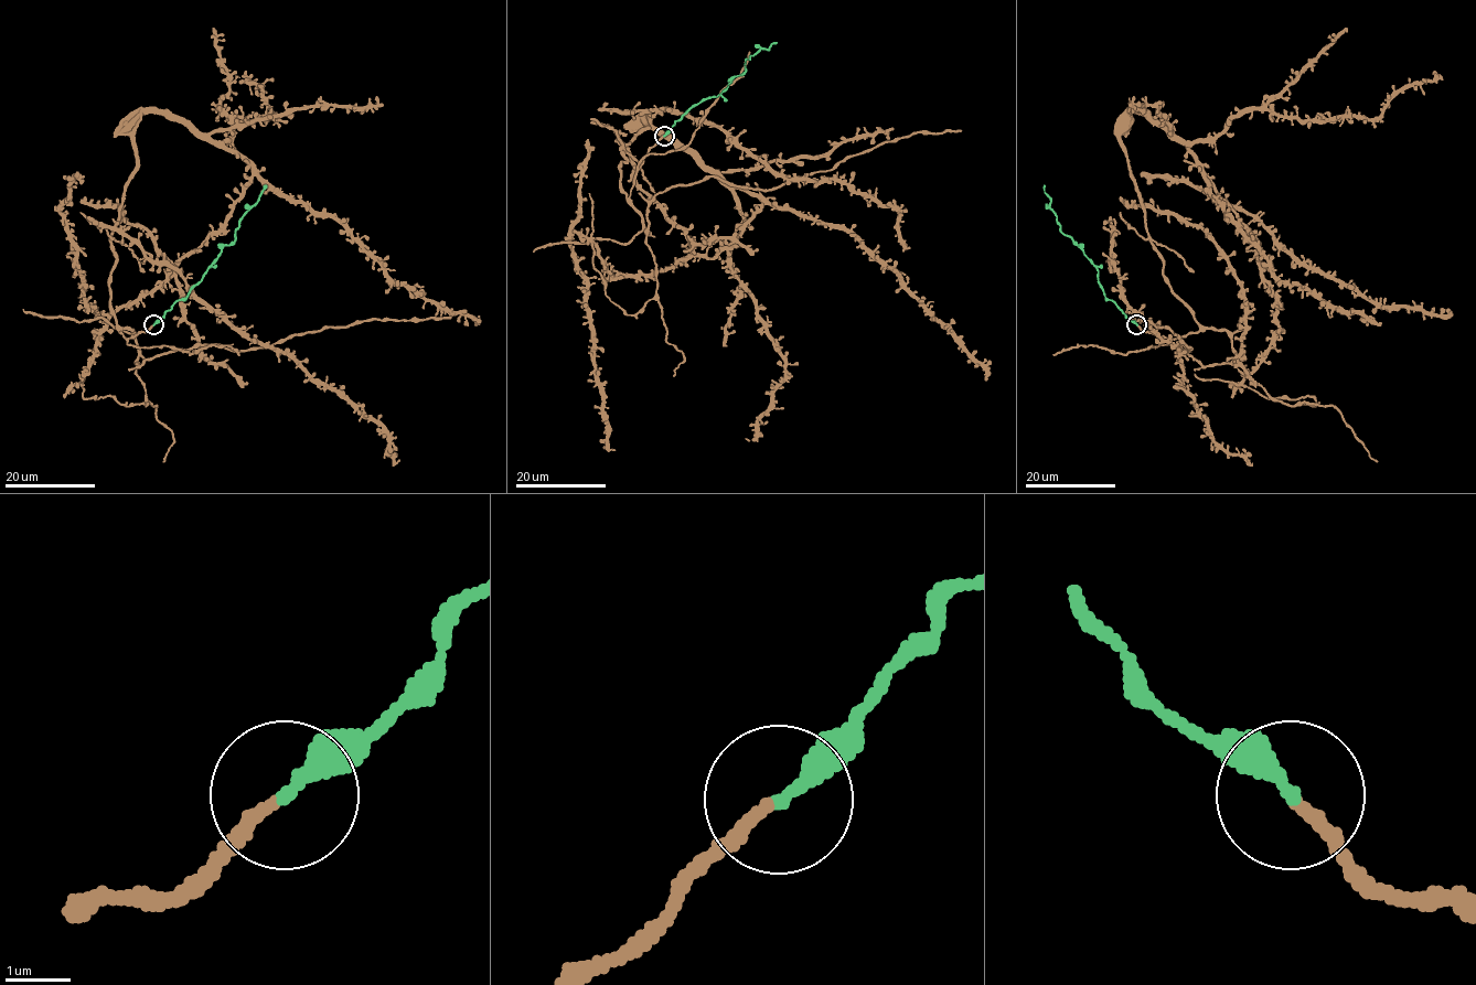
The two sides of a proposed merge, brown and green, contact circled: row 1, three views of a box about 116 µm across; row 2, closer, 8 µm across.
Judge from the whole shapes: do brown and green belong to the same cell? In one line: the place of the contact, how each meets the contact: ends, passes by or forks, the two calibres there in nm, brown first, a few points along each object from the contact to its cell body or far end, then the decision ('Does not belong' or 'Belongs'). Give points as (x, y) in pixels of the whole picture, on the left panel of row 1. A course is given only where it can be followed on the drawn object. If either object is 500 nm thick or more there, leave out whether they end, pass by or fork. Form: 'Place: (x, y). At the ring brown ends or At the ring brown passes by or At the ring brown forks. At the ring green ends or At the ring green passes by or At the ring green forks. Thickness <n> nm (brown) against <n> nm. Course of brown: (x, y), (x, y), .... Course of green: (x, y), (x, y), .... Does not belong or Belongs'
Place: (153, 324). At the ring brown ends. At the ring green ends. Thickness 180 nm (brown) against 280 nm. Course of brown: (152, 324), (128, 339), (118, 330), (111, 237), (135, 121), (168, 113), (474, 325). Course of green: (154, 324), (202, 280), (221, 248), (234, 241), (239, 218), (258, 201), (266, 185). Belongs

